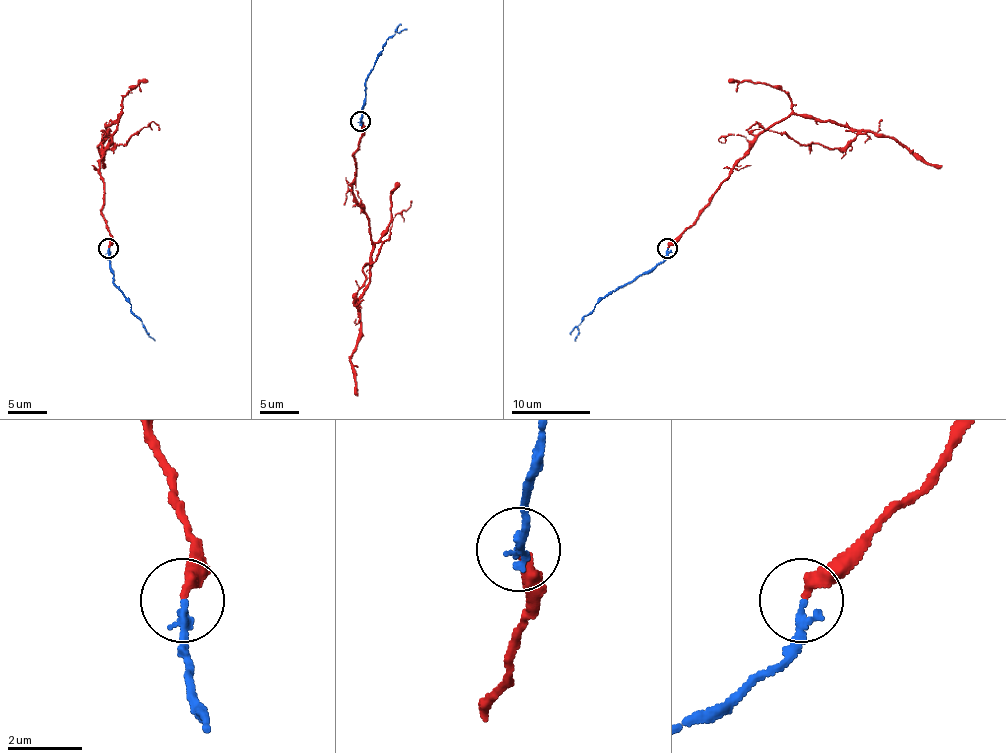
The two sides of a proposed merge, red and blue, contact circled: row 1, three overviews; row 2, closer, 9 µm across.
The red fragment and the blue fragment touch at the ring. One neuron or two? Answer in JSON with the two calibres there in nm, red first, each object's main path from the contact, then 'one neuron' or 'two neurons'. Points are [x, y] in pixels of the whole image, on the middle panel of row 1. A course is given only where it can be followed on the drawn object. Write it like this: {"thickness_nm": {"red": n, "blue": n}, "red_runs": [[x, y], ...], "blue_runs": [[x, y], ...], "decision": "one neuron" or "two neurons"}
{"thickness_nm": {"red": 320, "blue": 240}, "red_runs": [[361, 121], [351, 192], [373, 245], [359, 310], [363, 269], [412, 200]], "blue_runs": [[361, 121], [365, 82], [375, 60], [396, 31], [400, 33], [406, 29]], "decision": "one neuron"}

